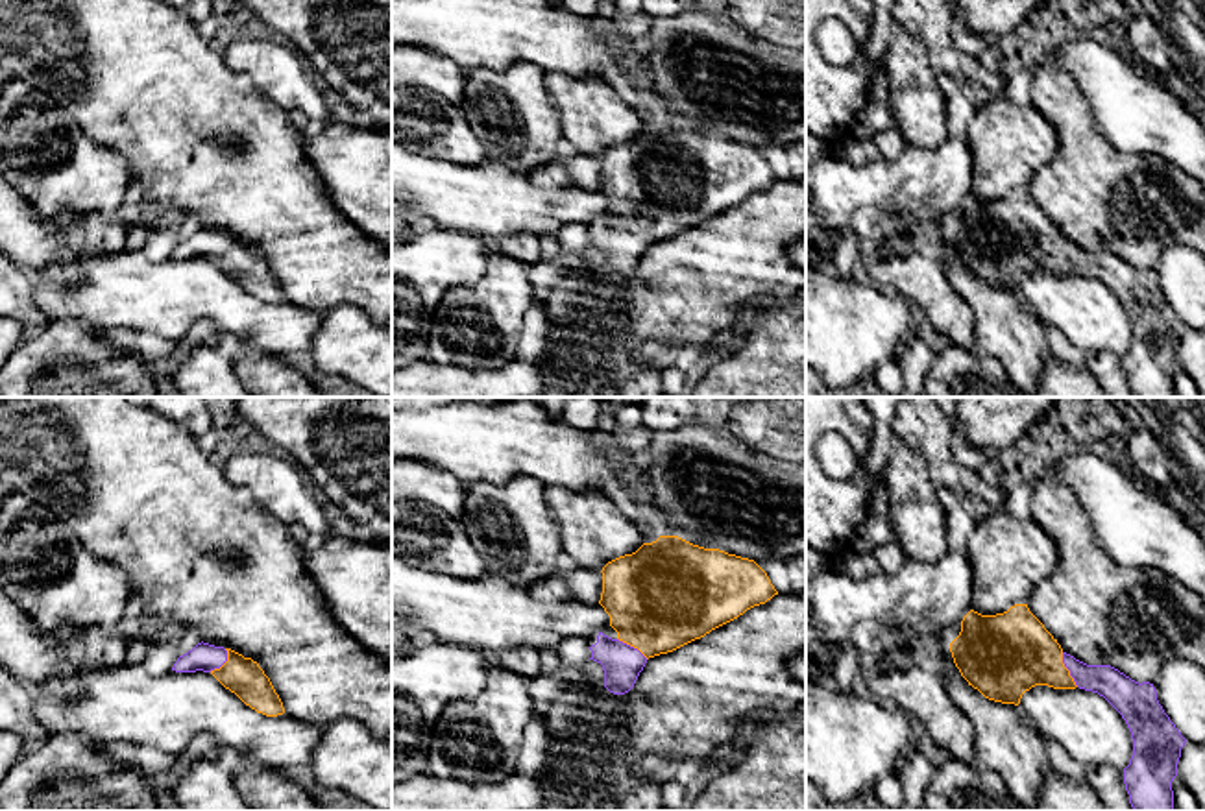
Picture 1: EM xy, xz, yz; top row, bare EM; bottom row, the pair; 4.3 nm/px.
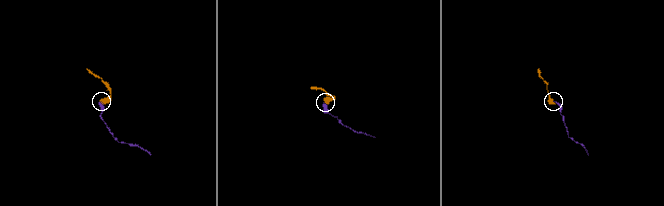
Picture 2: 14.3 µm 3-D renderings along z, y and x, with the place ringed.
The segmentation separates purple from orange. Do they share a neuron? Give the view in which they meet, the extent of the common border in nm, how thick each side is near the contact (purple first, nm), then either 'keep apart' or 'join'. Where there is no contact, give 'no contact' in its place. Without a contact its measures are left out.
meets purple in yz; contact 170 nm long; 140 nm thick on the purple side, 360 nm on the other; join

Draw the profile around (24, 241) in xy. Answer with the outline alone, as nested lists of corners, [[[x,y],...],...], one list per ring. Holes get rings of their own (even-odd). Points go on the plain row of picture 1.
[[[0,172],[0,251],[22,272],[35,272],[52,260],[74,259],[72,240],[44,229],[30,203]]]

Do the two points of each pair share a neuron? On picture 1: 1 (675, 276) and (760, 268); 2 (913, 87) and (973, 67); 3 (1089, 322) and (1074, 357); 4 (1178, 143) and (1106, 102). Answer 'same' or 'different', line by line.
1: same
2: different
3: different
4: same

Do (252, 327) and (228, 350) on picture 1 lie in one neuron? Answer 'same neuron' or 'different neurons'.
different neurons

